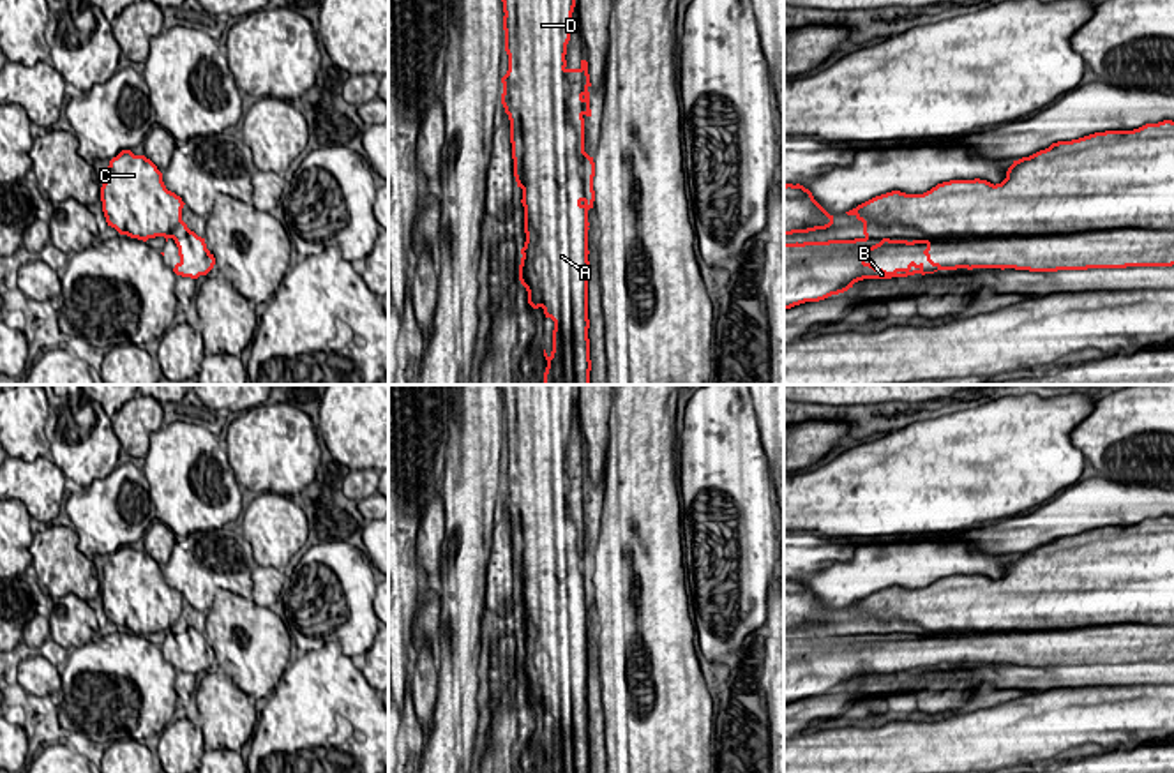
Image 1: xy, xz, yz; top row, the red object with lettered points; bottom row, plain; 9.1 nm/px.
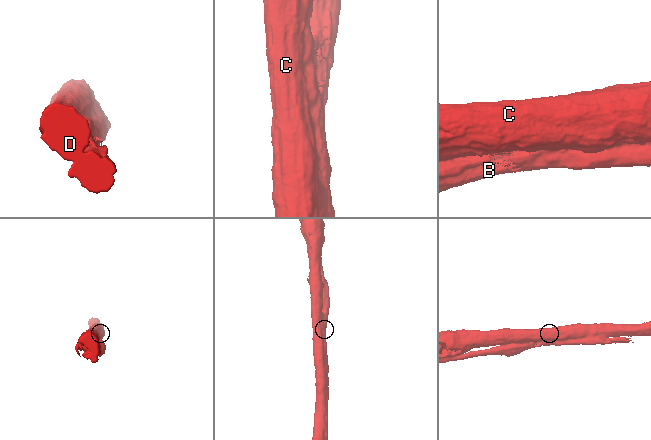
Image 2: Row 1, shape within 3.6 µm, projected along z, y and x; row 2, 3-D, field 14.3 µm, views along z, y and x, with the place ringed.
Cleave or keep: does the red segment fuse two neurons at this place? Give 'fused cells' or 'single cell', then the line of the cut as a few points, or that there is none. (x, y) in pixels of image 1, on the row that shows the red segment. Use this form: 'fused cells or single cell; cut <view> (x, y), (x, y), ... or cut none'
fused cells; cut yz (864, 221), (915, 225), (931, 235), (1173, 230)

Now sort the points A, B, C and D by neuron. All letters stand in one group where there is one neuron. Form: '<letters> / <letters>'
A C D / B

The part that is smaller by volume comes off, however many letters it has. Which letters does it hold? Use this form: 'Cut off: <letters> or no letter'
Cut off: B

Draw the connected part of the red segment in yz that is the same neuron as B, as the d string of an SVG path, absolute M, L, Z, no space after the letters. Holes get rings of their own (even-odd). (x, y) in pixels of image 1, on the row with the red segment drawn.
M874 221L863 222L863 238L854 240L828 240L828 242L803 242L803 244L784 244L784 309L791 309L794 305L805 302L819 302L832 295L839 295L853 288L854 282L863 279L892 279L892 277L907 277L914 274L934 274L937 270L957 270L957 268L1015 268L1015 270L1029 270L1029 272L1057 272L1057 270L1087 270L1087 268L1126 268L1126 266L1172 266L1174 265L1174 229L1170 231L1148 231L1148 229L1119 229L1119 231L1102 231L1102 233L1082 233L1070 236L1013 236L1013 235L994 235L994 236L960 236L960 235L939 235L930 236L925 235L916 226L906 226L902 222L892 222L883 228ZM884 242L888 244L925 244L927 249L923 254L927 261L936 268L934 272L925 272L923 263L916 265L911 261L906 268L895 268L893 272L886 272L883 268L876 268L874 265L865 261L865 254L881 247Z

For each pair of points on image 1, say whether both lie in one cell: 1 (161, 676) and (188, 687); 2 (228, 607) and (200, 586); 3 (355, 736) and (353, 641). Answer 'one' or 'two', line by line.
1: two
2: two
3: two

